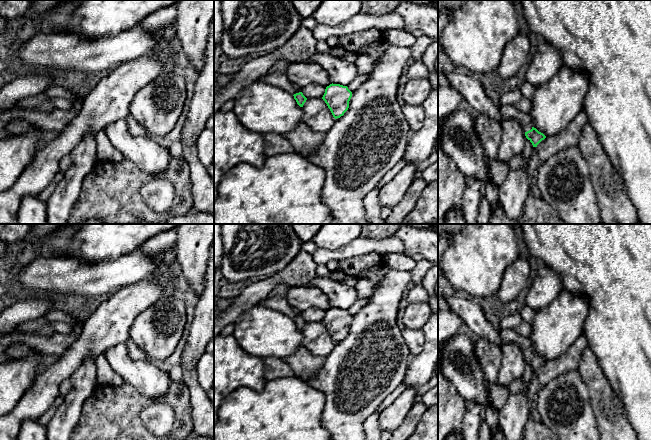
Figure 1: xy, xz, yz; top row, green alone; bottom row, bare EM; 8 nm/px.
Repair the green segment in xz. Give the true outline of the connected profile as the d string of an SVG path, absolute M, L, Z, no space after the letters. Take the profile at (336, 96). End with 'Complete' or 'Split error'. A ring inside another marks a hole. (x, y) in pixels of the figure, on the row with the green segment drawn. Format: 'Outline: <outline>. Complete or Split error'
Outline: M332 83L326 87L322 99L327 104L333 117L337 119L348 110L351 97L352 92L347 86Z. Complete

